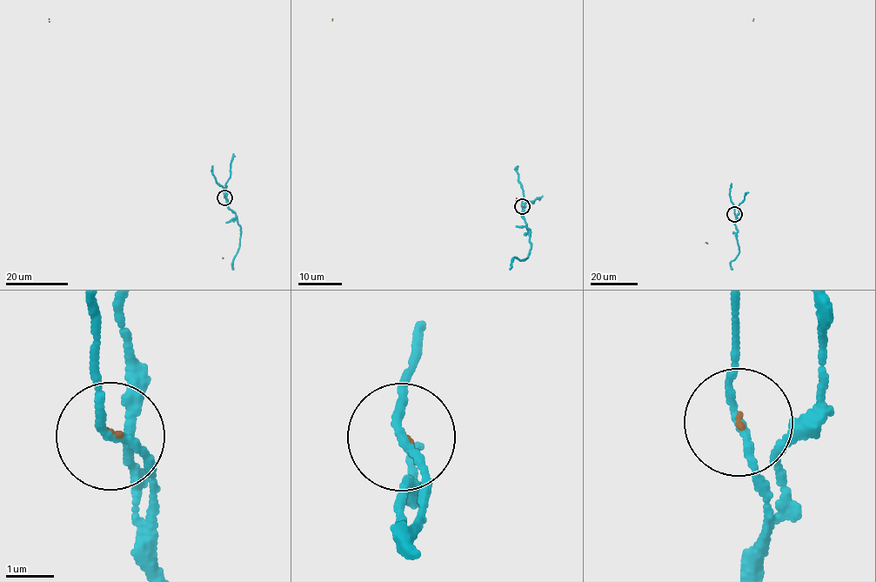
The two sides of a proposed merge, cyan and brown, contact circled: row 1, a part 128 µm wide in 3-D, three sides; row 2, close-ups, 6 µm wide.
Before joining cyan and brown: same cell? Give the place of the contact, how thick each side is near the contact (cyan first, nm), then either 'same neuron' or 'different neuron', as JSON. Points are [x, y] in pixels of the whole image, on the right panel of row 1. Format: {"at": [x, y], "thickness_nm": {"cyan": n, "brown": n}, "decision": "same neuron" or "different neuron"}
{"at": [734, 214], "thickness_nm": {"cyan": 130, "brown": 60}, "decision": "different neuron"}

